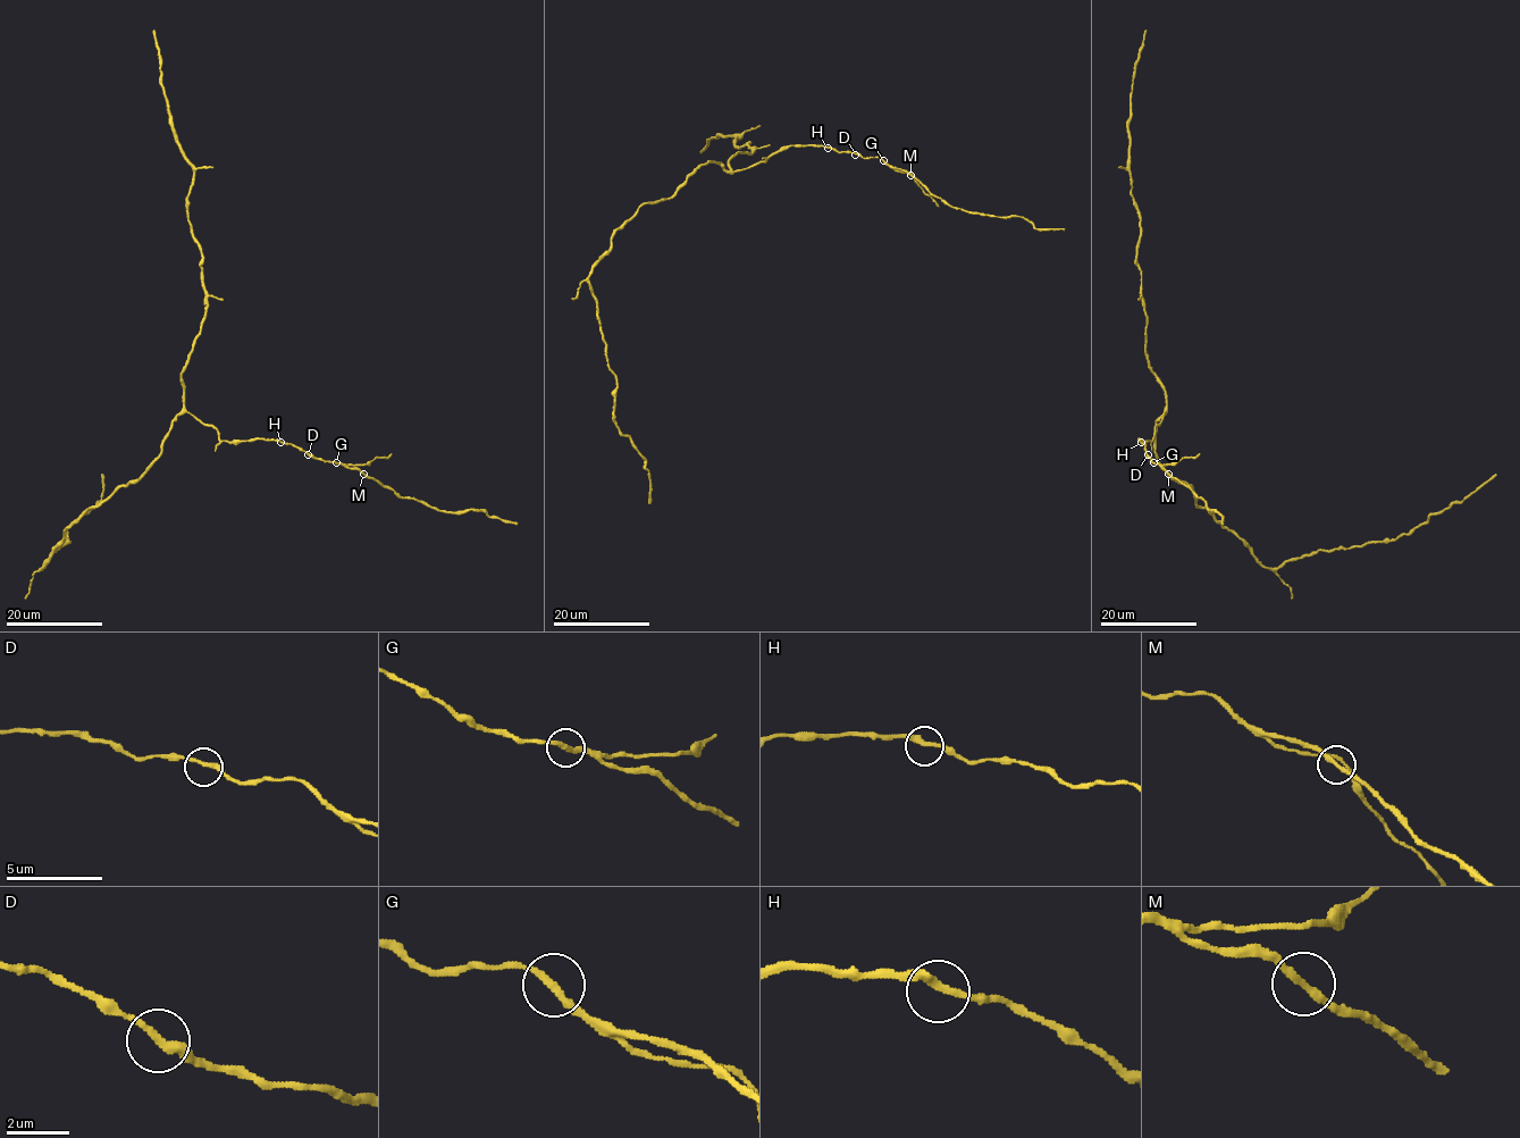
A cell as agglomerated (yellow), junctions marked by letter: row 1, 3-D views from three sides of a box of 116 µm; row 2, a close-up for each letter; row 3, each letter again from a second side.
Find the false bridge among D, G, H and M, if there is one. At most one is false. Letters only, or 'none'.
none

